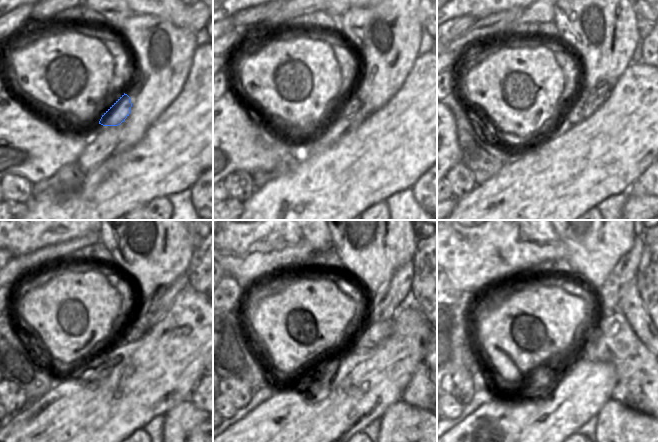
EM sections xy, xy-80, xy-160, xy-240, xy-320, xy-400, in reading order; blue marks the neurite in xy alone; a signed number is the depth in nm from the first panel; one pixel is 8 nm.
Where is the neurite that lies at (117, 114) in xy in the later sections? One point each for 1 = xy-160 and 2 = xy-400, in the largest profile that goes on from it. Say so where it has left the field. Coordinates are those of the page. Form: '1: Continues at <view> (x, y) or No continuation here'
1: Continues at xy-160 (574, 115)
2: Continues at xy-400 (640, 386).

